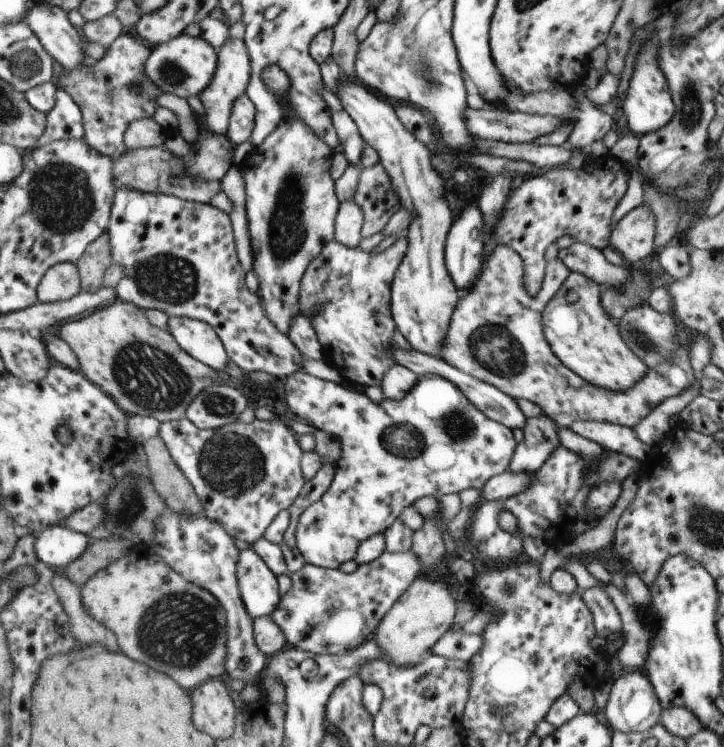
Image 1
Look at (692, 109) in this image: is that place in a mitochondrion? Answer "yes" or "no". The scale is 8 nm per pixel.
yes

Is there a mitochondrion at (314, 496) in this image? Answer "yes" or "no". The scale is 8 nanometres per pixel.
no

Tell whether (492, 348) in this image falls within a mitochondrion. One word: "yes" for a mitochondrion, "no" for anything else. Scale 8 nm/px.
yes

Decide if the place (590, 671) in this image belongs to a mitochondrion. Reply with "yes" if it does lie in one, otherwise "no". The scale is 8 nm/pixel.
no

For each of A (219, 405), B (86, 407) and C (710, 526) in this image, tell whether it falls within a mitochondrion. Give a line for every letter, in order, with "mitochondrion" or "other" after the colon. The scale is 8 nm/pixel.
A: mitochondrion
B: other
C: mitochondrion

